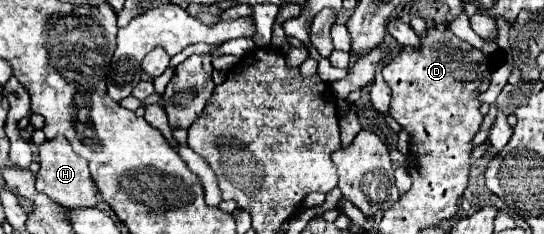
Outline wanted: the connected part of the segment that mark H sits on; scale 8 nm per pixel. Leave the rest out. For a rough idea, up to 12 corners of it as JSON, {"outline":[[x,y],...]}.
{"outline":[[63,136],[39,146],[37,190],[97,208],[87,162]]}

